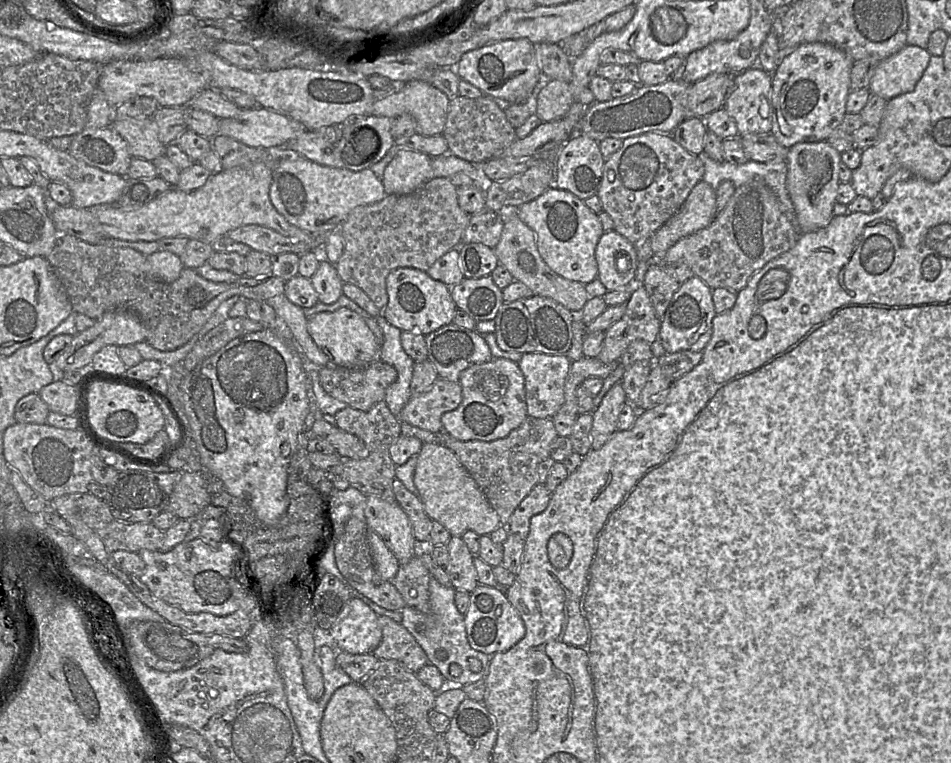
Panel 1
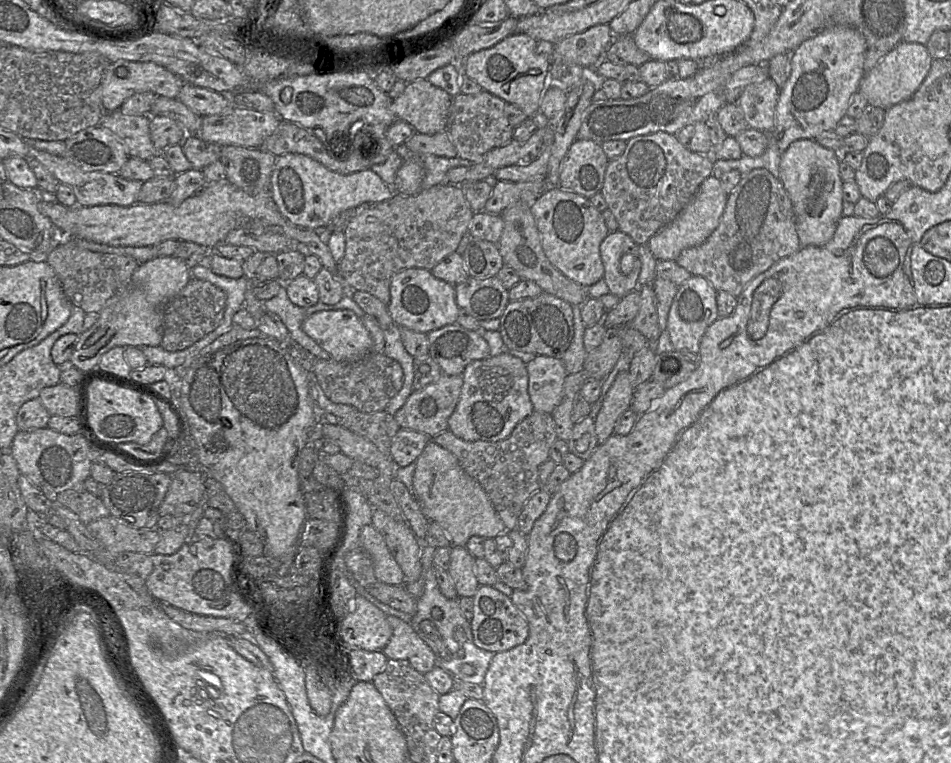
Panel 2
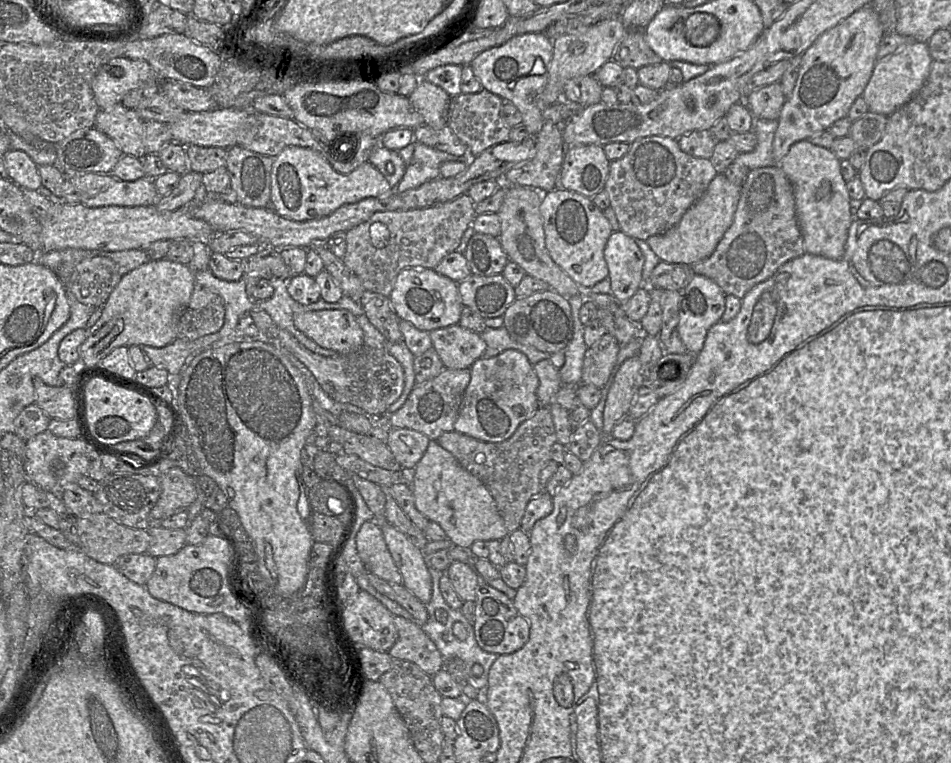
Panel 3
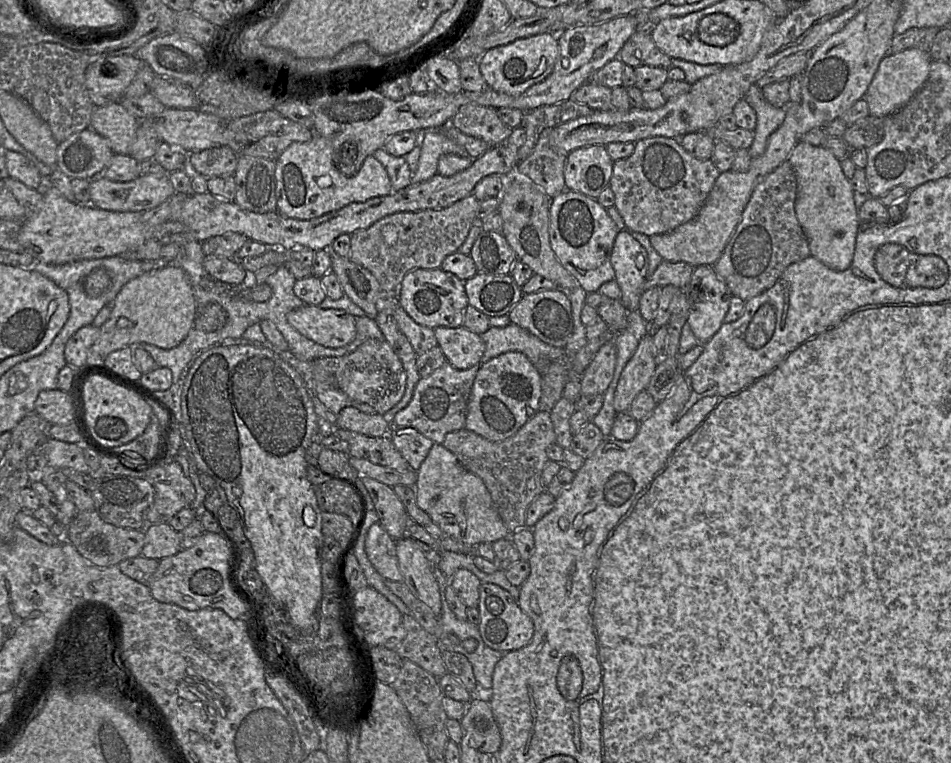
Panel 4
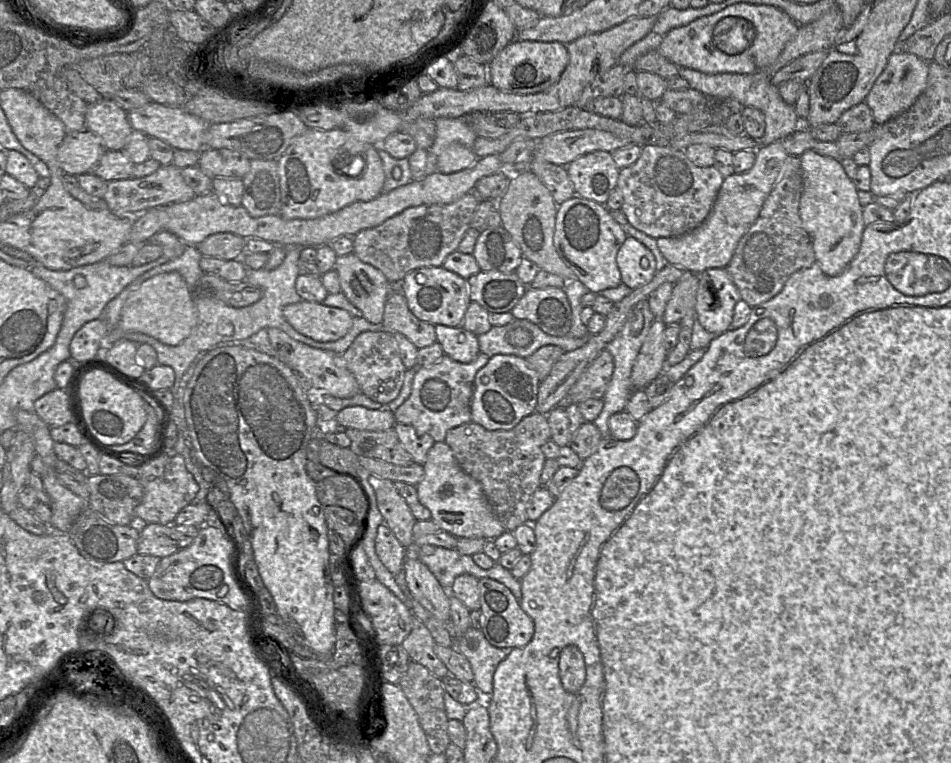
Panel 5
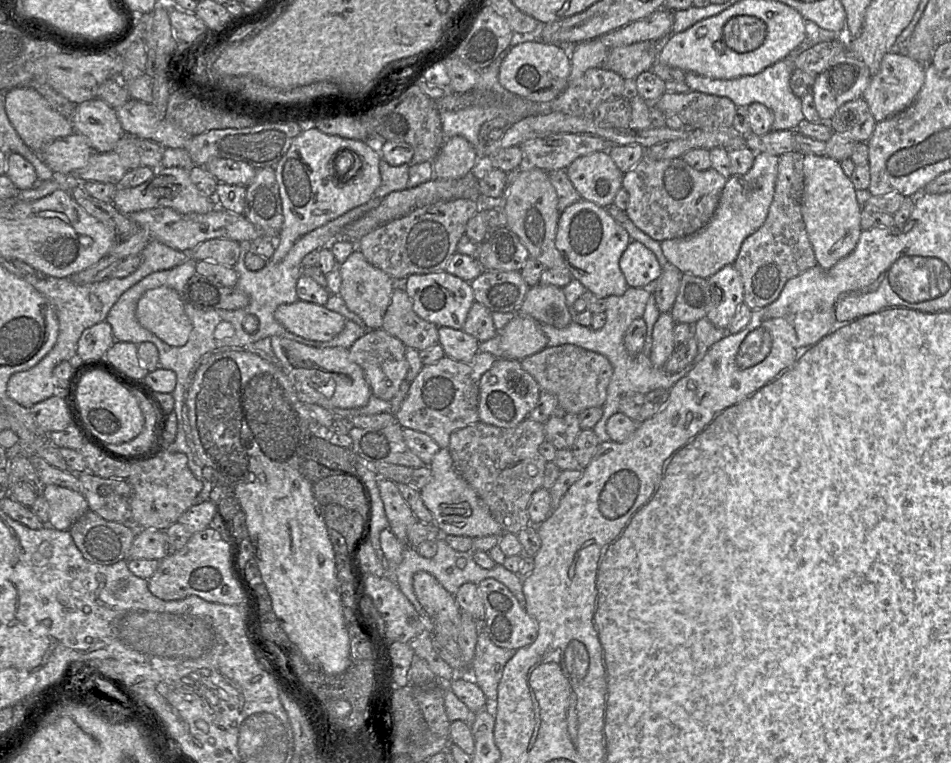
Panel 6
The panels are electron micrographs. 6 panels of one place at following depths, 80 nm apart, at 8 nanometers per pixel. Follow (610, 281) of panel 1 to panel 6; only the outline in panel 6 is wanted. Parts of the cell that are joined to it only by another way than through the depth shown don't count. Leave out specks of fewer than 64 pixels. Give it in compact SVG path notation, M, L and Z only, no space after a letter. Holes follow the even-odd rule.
M630 241L623 252L620 269L629 287L648 289L660 277L662 267L654 253L641 242Z

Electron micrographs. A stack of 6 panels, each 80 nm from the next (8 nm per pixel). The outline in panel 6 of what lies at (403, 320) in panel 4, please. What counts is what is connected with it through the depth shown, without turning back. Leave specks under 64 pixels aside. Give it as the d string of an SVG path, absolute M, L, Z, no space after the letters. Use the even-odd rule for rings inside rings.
M393 289L391 302L385 312L382 329L398 338L406 347L418 351L439 343L438 326L419 317L413 310L411 298L403 289Z

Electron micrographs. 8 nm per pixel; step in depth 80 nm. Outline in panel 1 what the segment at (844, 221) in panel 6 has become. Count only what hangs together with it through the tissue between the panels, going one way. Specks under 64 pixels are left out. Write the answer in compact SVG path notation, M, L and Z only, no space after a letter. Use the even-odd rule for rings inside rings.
M827 141L799 142L788 149L786 183L794 206L795 223L799 234L823 228L833 218L833 208L840 184L840 162L841 153Z

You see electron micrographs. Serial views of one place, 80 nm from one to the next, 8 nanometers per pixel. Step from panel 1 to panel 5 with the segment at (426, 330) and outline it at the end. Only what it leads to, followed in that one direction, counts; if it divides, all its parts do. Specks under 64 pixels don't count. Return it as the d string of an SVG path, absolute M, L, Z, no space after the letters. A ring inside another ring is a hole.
M440 266L414 269L405 275L403 282L403 295L408 307L419 320L449 327L462 325L471 302L467 279Z

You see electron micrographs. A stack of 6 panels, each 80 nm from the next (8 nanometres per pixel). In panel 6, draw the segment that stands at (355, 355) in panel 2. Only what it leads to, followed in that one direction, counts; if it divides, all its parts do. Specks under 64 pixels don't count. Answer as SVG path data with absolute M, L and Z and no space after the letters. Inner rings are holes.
M298 300L290 304L281 304L274 312L275 319L289 332L312 341L329 341L344 328L346 318L324 305Z

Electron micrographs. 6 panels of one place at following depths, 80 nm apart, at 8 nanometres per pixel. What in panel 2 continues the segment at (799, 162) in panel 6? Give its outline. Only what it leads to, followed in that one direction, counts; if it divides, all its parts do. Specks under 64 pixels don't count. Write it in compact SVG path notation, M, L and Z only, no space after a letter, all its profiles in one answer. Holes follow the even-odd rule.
M758 168L742 174L740 182L728 195L724 212L713 233L702 244L683 250L675 262L691 275L707 279L716 291L725 291L737 298L757 275L800 248L793 206L781 180L767 169Z

